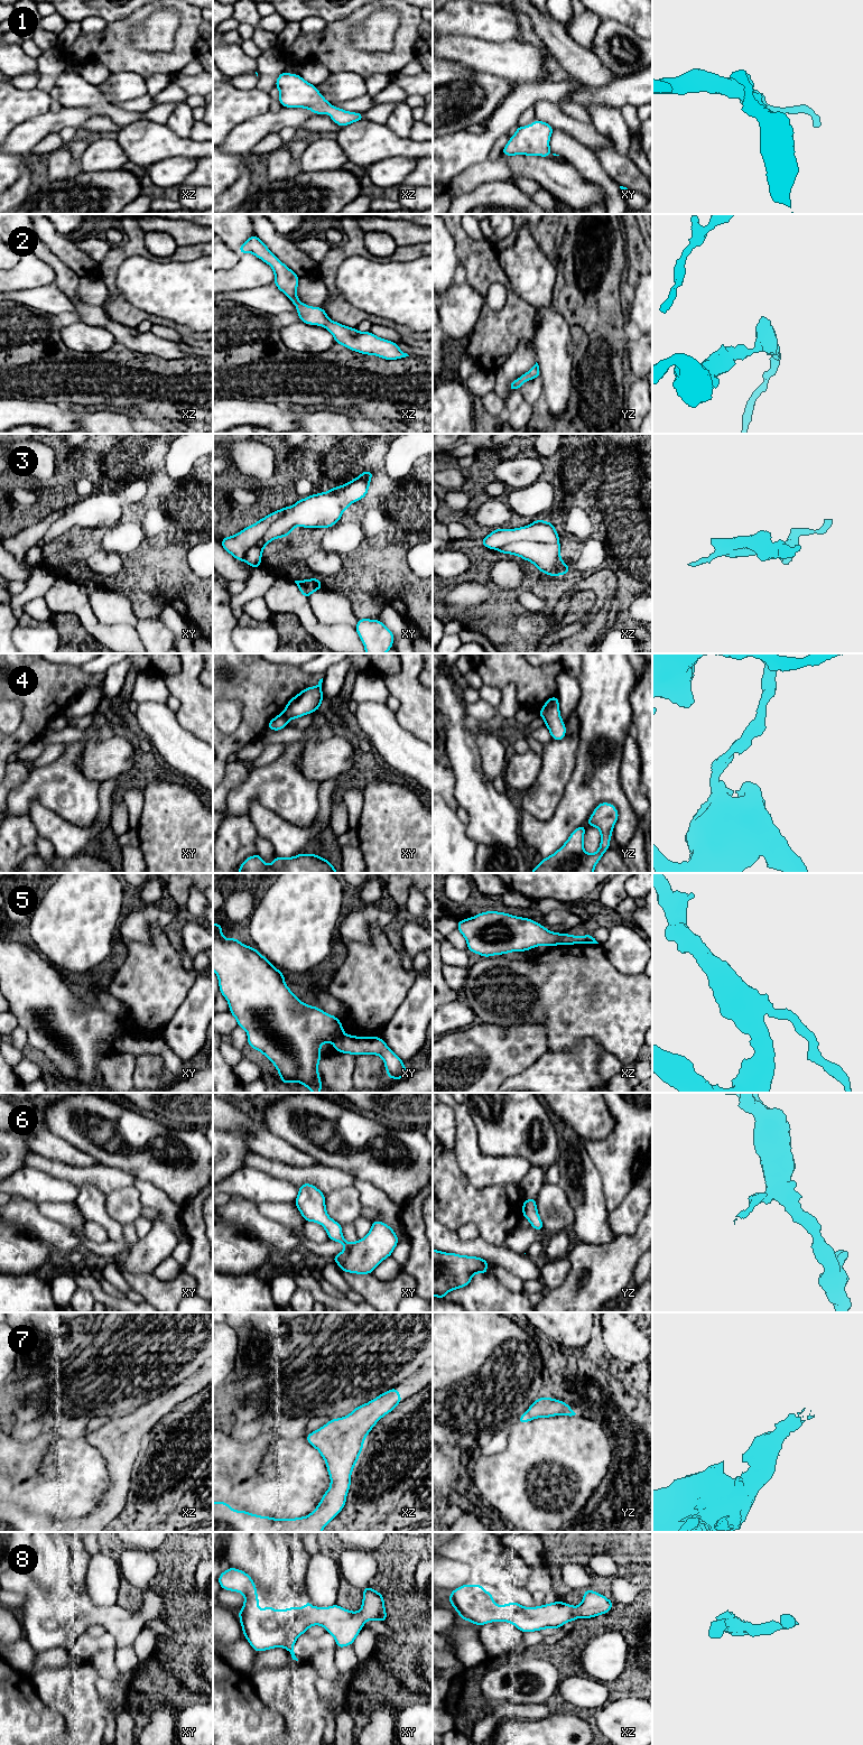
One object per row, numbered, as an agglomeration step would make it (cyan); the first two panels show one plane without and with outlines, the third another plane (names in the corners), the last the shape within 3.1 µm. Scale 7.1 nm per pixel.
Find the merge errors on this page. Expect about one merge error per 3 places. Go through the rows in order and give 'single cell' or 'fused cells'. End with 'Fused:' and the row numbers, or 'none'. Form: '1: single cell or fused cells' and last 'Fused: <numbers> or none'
1: single cell
2: single cell
3: single cell
4: fused cells
5: fused cells
6: single cell
7: single cell
8: single cell
Fused: 4, 5

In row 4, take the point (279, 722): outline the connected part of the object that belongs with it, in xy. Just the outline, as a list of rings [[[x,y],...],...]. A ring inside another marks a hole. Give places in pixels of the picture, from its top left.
[[[279,714],[268,723],[267,728],[270,728],[272,731],[280,731],[285,728],[287,725],[288,725],[288,722],[286,717],[282,714]]]

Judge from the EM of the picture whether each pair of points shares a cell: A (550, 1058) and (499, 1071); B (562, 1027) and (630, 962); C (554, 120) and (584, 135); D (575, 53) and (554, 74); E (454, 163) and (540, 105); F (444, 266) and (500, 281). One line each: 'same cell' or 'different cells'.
A: different cells
B: different cells
C: same cell
D: different cells
E: different cells
F: different cells

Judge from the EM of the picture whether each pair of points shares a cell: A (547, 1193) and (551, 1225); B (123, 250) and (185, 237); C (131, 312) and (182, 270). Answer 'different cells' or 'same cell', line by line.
A: same cell
B: different cells
C: different cells

